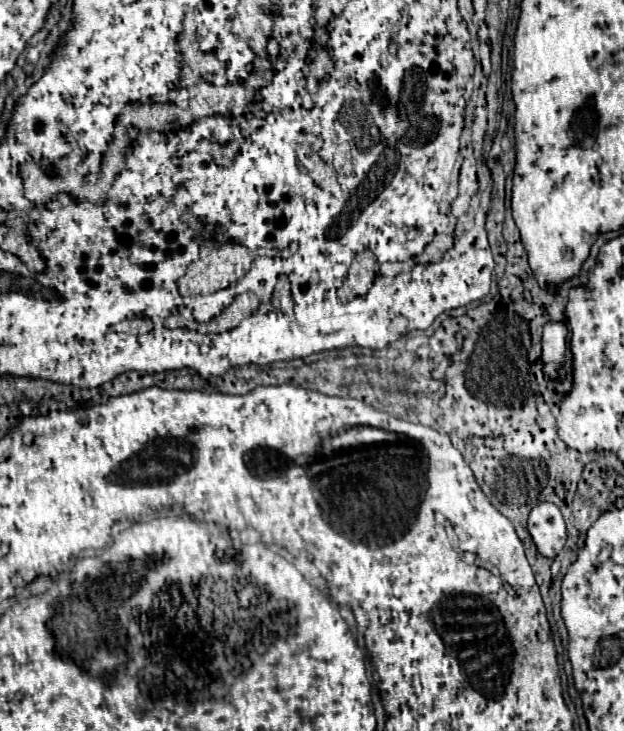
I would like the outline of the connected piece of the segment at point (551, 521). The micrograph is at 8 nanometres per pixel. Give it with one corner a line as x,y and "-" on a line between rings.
539,503
529,515
527,529
541,555
557,557
563,551
567,541
567,529
561,509
557,505

